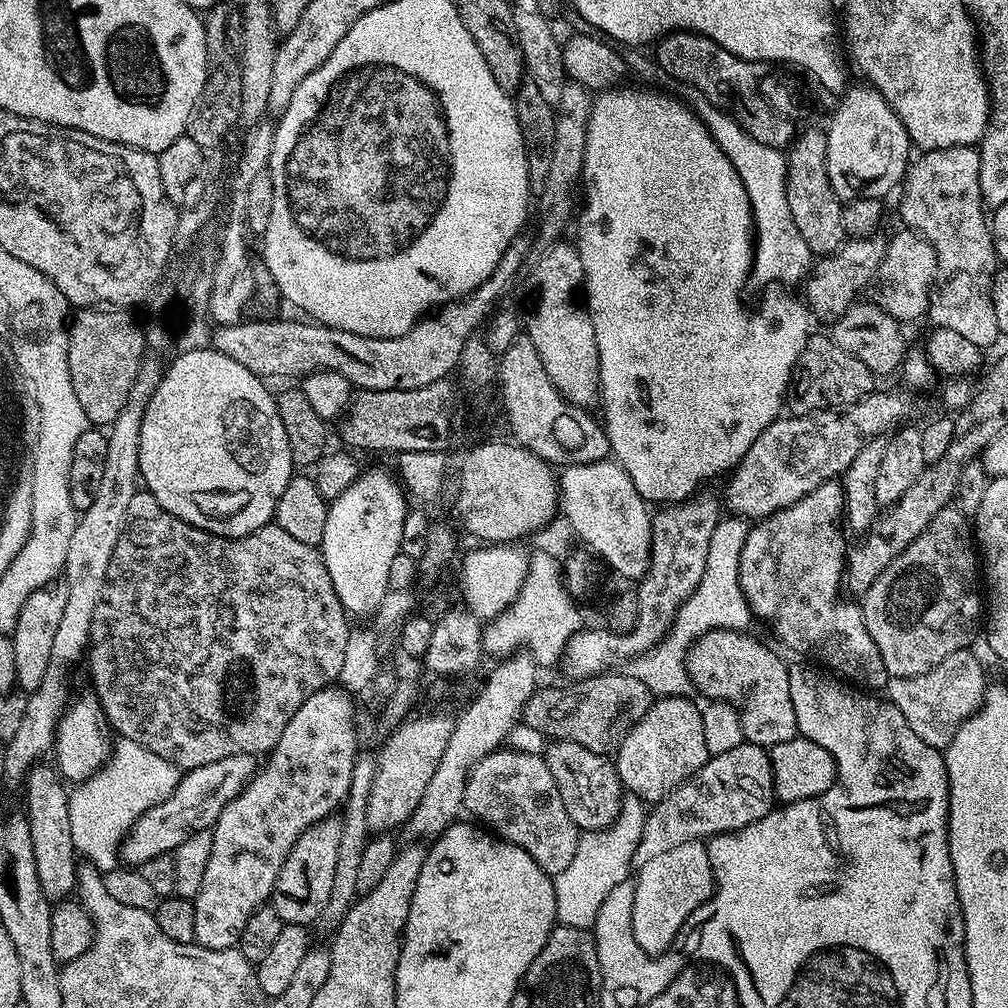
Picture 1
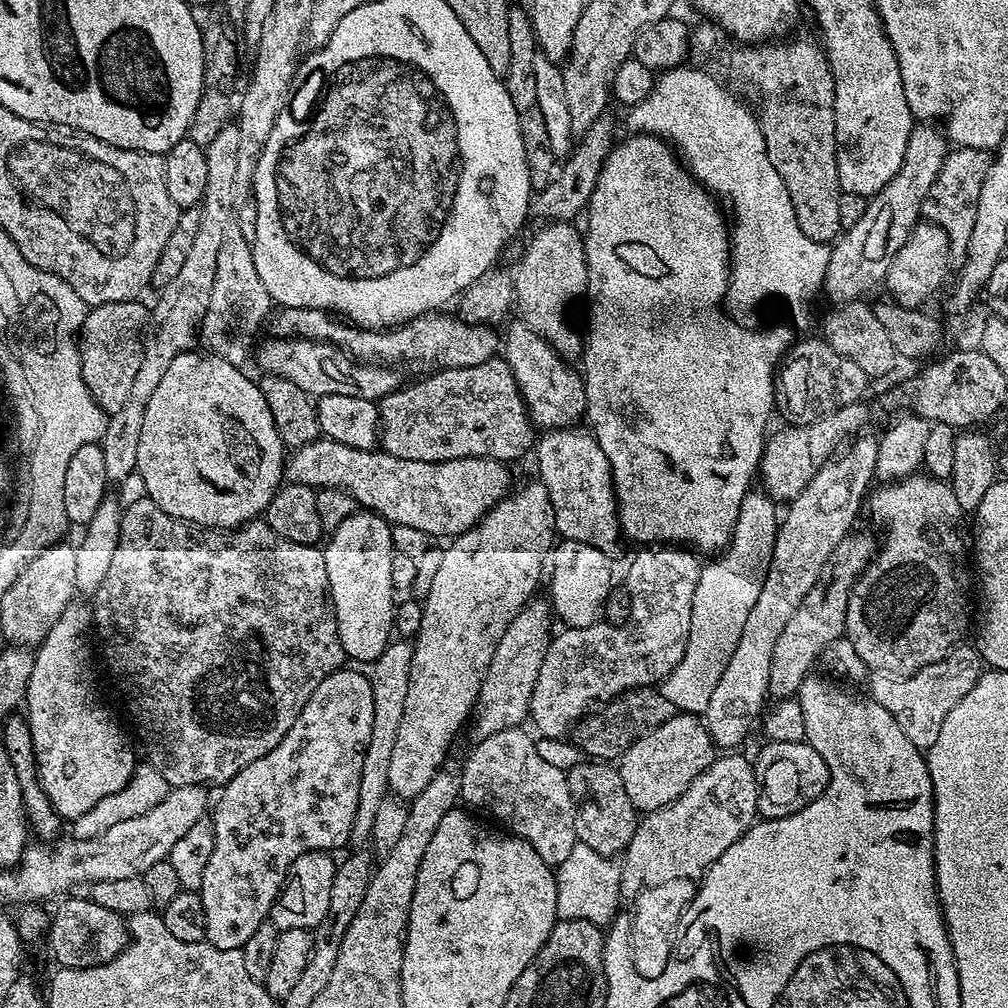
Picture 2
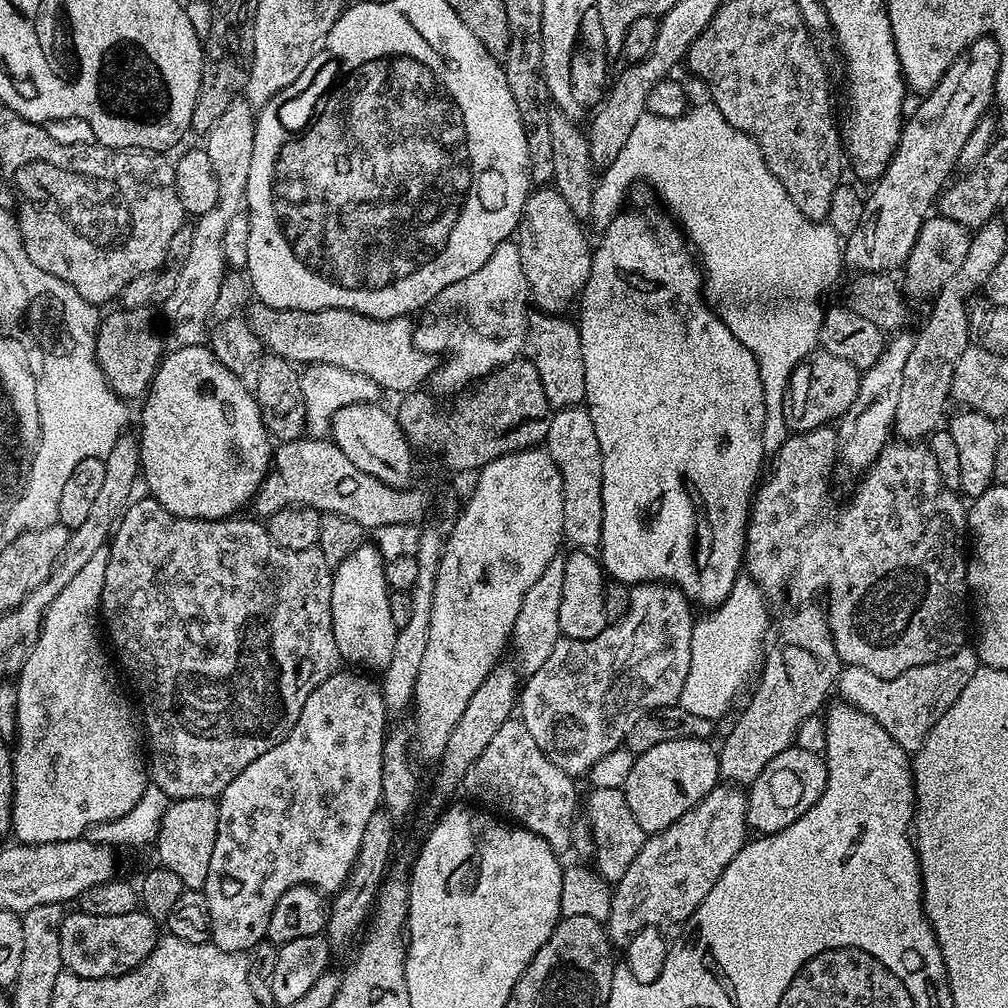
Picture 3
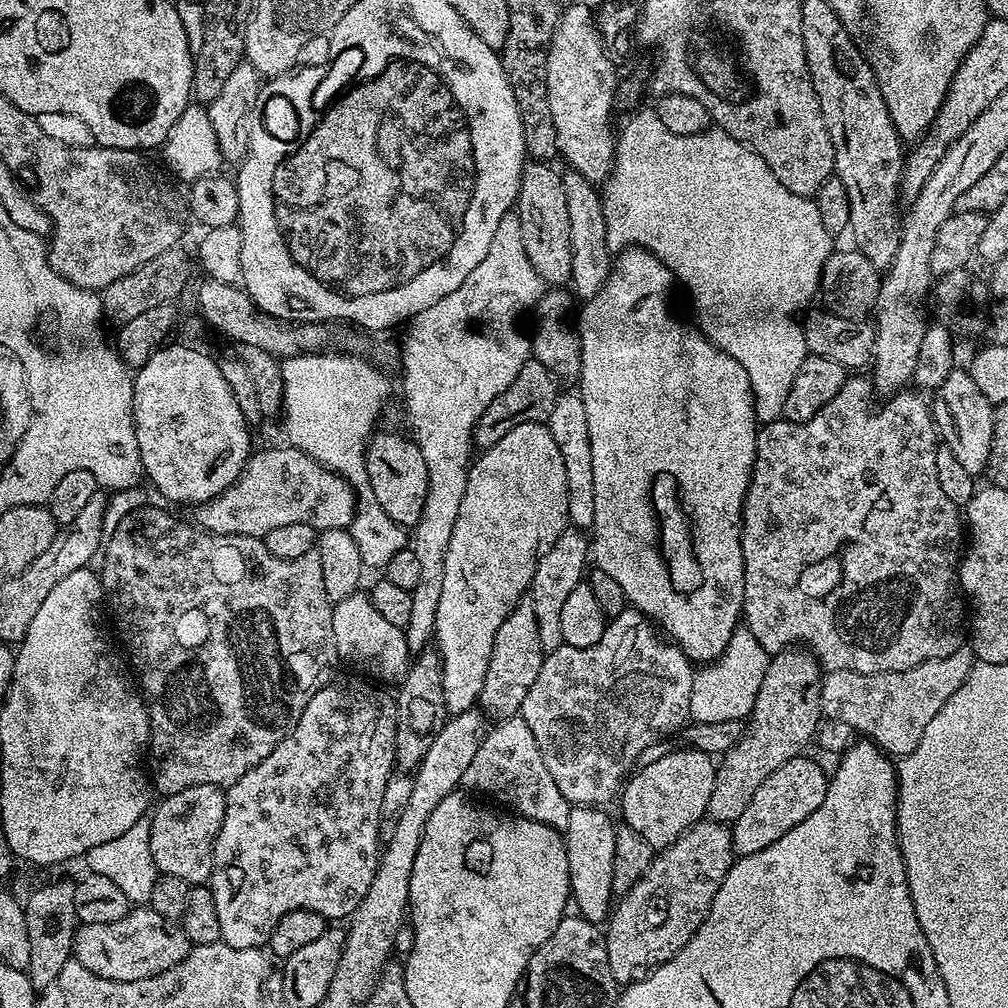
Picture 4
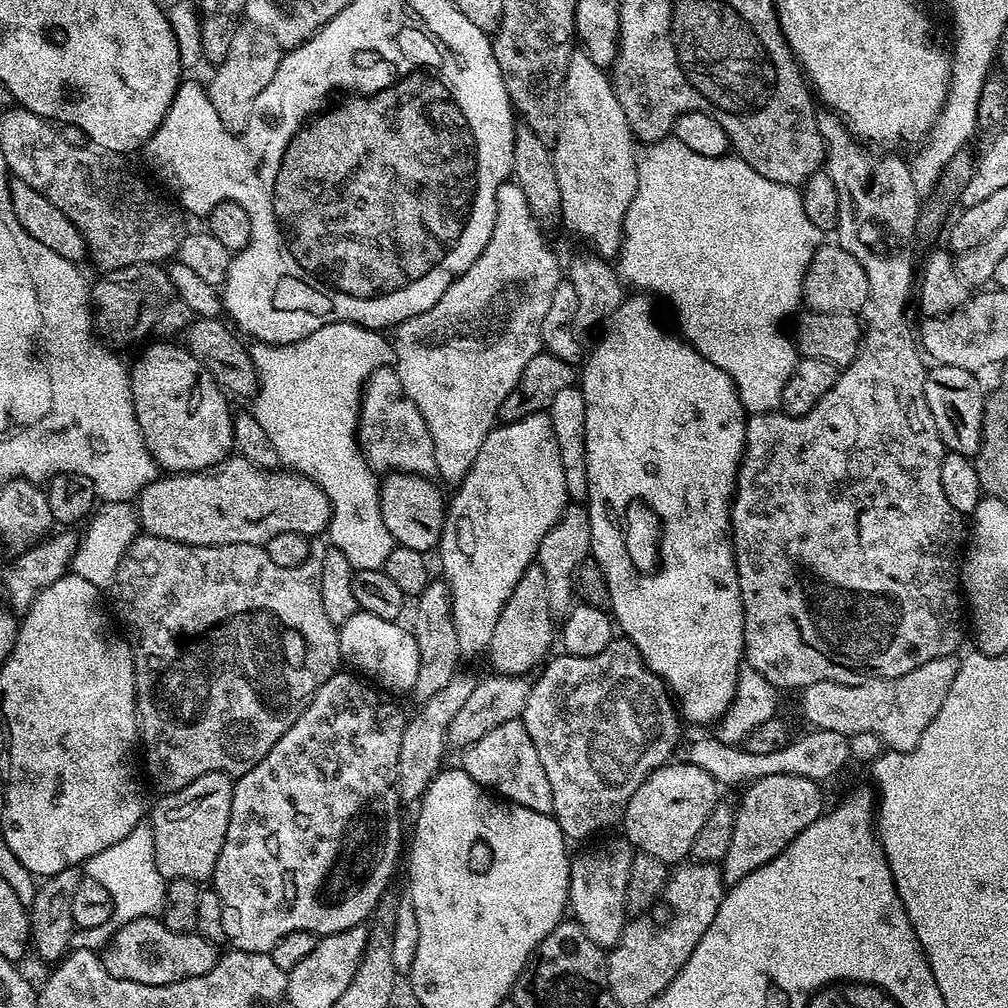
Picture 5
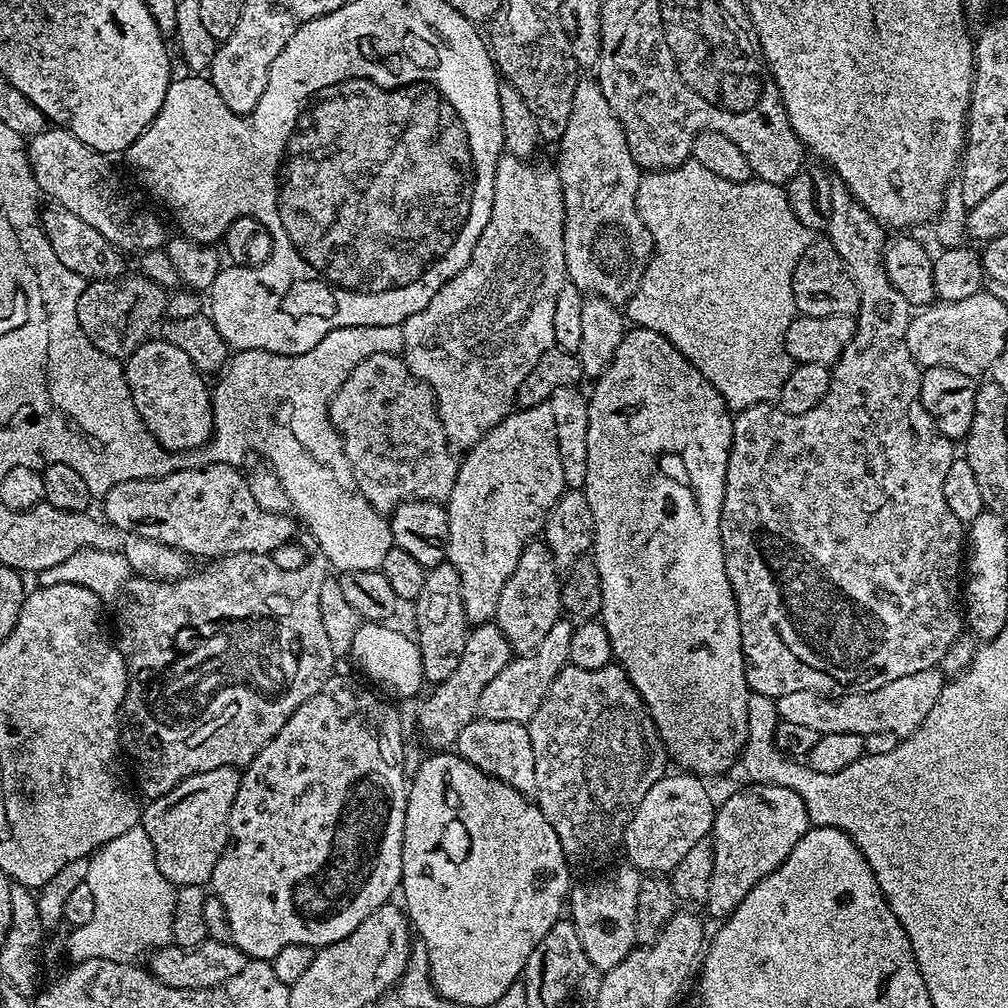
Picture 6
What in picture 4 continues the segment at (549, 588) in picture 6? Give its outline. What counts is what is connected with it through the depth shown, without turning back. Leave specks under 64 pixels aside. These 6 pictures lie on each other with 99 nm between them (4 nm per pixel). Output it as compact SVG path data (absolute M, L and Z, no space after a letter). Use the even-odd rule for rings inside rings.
M522 599L516 603L514 610L510 610L506 622L498 626L494 650L490 650L490 666L486 666L486 682L482 682L479 707L489 717L492 715L491 719L496 722L517 715L522 702L526 702L526 694L530 694L530 686L534 686L538 678L538 670L542 670L545 655L544 647L538 638L534 606L531 599Z

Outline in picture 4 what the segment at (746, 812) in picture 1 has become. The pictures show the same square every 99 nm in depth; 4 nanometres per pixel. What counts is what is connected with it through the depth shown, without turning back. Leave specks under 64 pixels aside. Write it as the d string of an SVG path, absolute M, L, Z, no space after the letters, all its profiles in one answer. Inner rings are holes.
M711 818L701 820L669 848L653 855L643 880L615 901L606 921L606 954L617 985L627 985L639 968L648 970L666 963L690 942L707 918L714 894L732 869L733 859L731 827Z

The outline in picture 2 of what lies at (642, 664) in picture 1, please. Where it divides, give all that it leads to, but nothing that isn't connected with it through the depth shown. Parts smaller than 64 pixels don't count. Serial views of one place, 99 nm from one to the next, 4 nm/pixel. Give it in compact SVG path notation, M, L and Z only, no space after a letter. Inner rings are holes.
M749 490L742 498L732 539L728 541L728 547L715 557L720 564L712 558L707 561L712 568L706 563L703 565L708 572L701 567L698 586L694 586L690 634L682 662L678 662L678 666L674 666L672 673L659 685L659 692L673 703L678 712L704 713L714 695L714 686L718 686L718 678L722 678L734 654L734 646L738 646L738 638L742 638L742 626L746 626L750 606L754 606L754 602L758 602L758 594L762 594L762 582L774 554L778 504L764 490L756 491Z

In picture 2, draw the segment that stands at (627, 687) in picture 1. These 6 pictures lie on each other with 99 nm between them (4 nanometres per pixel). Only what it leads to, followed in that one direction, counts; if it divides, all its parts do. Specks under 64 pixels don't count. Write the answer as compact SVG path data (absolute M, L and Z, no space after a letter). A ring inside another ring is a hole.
M655 687L636 688L617 696L603 710L585 716L573 727L570 736L571 739L576 739L575 747L580 748L585 757L595 758L600 762L616 762L626 749L638 742L638 738L650 734L650 730L658 730L662 722L670 722L670 718L677 714L673 703L664 698Z

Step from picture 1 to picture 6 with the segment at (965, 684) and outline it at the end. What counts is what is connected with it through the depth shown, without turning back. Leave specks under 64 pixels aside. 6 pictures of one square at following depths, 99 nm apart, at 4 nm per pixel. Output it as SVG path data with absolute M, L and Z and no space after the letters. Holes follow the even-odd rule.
M939 667L918 670L918 674L906 674L895 682L886 682L878 690L850 692L843 696L820 696L810 690L794 690L794 694L775 697L776 715L780 720L803 725L821 734L890 734L897 738L907 738L919 730L926 722L926 714L934 710L934 702L942 694L946 676Z

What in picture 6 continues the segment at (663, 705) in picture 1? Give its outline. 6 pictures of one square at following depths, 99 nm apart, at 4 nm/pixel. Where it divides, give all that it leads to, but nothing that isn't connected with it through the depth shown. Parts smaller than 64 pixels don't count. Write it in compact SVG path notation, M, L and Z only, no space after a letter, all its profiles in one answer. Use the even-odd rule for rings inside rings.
M683 770L676 773L665 774L650 790L646 790L646 798L638 802L636 813L630 818L630 822L624 831L624 843L622 852L625 852L627 863L637 868L642 874L670 874L686 858L686 854L693 849L700 840L705 839L712 831L712 824L716 821L712 796L708 793L705 781L699 775Z

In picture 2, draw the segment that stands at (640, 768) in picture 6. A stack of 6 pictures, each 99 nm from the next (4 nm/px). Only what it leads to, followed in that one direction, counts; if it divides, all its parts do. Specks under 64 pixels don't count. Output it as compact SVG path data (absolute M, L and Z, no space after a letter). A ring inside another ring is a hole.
M644 546L639 551L629 562L628 573L622 580L632 603L628 619L617 625L601 622L585 628L564 628L548 643L546 658L542 658L542 670L538 670L538 682L534 682L534 694L530 698L531 723L536 723L537 730L548 740L567 737L574 725L593 709L607 705L625 692L659 685L672 673L674 666L682 662L690 634L690 610L694 586L698 586L700 577L701 557L684 546Z

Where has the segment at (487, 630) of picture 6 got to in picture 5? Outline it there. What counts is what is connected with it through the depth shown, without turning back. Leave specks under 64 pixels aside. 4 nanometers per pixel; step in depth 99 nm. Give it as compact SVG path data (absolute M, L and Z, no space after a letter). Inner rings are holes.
M464 674L456 675L453 680L446 682L438 694L432 695L429 700L419 705L416 717L409 719L404 725L402 734L402 750L398 750L398 766L396 767L396 794L401 805L415 805L423 796L430 782L441 771L440 759L444 756L446 741L448 738L448 727L454 720L454 714L462 710L466 698L470 698L473 681L468 681Z

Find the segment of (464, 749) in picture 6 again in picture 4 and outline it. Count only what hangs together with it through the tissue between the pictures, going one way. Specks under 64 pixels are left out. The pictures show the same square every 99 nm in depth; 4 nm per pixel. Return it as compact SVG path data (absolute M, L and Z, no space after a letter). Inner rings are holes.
M519 714L493 723L485 731L474 759L466 766L462 784L465 789L469 788L469 793L481 792L527 820L542 822L557 830L568 826L569 802L562 798L562 790L558 790L554 778L550 778L550 770L546 770L546 762L542 762L542 750L538 750L538 742L534 742L534 733Z

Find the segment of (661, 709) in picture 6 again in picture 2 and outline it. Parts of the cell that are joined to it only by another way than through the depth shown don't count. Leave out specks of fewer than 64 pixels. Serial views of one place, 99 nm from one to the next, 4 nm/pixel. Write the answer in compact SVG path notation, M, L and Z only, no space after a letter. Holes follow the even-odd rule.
M632 134L629 137L613 147L602 166L602 174L598 174L594 194L586 209L588 229L585 227L582 232L588 267L588 336L586 332L582 353L582 375L588 403L586 424L612 467L620 531L627 539L629 536L637 540L640 546L687 546L700 554L719 554L728 547L742 498L753 487L752 479L756 480L758 476L772 403L778 400L778 365L789 351L790 340L772 332L751 332L748 326L732 319L721 307L728 294L730 224L725 213L723 216L716 209L717 197L688 171L669 141L655 134Z

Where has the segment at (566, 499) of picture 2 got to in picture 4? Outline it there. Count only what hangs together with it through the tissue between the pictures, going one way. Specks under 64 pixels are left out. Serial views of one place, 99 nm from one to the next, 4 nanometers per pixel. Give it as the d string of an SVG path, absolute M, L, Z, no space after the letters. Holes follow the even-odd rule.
M575 392L557 395L554 410L547 421L558 450L562 450L562 462L566 462L566 486L568 487L568 523L581 530L591 529L594 522L594 470L590 458L590 430L586 427L586 406Z

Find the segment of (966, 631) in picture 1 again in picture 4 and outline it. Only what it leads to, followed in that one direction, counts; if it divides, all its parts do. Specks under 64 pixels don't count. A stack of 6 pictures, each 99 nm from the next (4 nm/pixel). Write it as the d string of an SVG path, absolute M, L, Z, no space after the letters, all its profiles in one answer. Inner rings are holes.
M852 374L845 379L842 390L838 390L838 394L834 394L834 398L830 398L830 402L826 402L826 406L822 406L822 410L818 410L818 414L814 414L814 418L810 418L804 424L794 424L779 419L763 425L757 431L756 457L754 458L754 466L752 467L750 482L746 490L746 498L744 499L744 520L740 523L742 562L744 563L744 610L742 620L748 632L754 634L754 638L758 638L760 645L770 654L783 652L789 646L801 644L806 646L808 651L819 660L821 669L827 670L828 672L833 672L834 670L854 670L862 674L874 674L875 672L901 672L902 670L910 670L910 666L918 666L930 658L946 658L946 654L954 654L954 650L965 647L966 604L963 599L952 600L955 596L958 596L958 565L962 559L962 540L960 544L960 532L962 536L962 512L954 502L950 502L950 498L946 498L946 494L942 494L942 486L938 482L938 470L934 466L934 458L936 457L936 449L938 447L938 429L932 422L929 401L925 397L923 400L920 397L923 395L919 391L908 391L899 390L891 393L885 399L888 401L881 408L872 408L872 394L874 395L872 380L868 378L863 380L860 374Z

